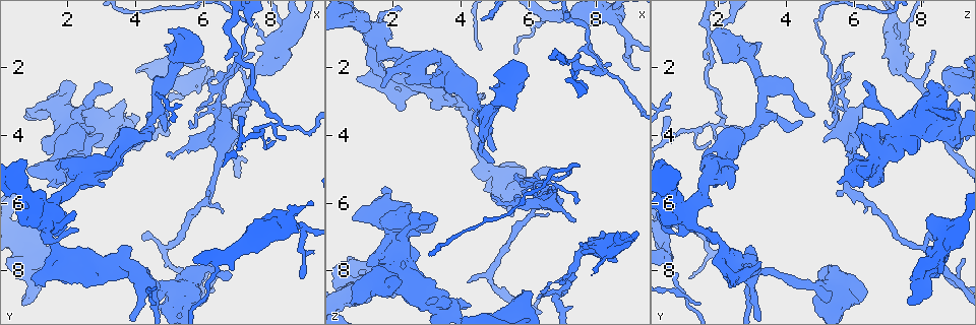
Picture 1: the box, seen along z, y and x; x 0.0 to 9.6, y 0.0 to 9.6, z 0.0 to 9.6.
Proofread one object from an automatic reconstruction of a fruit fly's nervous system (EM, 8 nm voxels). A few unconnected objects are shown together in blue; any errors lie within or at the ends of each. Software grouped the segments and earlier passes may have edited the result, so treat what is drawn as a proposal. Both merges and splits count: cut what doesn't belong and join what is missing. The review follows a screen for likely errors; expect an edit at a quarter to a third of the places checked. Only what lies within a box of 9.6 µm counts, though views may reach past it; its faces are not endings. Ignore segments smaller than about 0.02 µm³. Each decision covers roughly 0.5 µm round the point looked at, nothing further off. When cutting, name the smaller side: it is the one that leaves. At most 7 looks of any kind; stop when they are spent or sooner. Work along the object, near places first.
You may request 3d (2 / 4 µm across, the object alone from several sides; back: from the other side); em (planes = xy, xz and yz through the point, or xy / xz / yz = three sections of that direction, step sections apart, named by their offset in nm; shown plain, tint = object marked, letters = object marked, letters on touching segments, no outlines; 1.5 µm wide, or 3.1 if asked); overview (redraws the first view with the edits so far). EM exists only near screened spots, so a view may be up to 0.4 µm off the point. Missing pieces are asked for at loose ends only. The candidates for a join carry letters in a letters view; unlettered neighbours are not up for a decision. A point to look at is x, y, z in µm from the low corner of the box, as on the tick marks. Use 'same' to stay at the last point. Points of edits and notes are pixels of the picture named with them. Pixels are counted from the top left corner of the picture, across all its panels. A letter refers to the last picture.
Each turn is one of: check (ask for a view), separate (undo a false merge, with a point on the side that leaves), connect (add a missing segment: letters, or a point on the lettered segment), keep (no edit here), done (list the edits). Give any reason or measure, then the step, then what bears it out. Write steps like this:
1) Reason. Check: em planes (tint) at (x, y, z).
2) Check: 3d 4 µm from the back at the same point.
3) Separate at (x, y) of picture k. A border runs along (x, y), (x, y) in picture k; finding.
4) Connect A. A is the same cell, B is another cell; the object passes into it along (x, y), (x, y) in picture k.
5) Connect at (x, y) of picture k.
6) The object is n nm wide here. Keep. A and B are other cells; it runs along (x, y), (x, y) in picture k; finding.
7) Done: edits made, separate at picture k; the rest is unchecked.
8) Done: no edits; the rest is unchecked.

An open end. Check: em yz step 8 (tint) at (4.90, 3.50, 4.40).

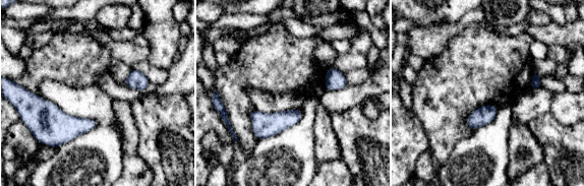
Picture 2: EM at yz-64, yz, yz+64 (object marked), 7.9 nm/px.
Another direction. Check: em xz step 8 (letters) at the same point.

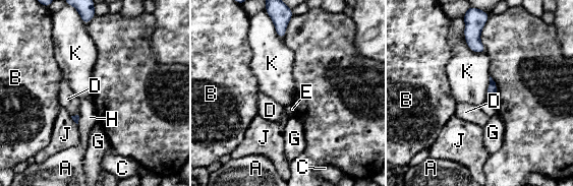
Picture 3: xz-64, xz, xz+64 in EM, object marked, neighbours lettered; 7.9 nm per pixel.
Keep. A, B, C, D, E, G, H, J and K are other cells; a border runs along (464, 24), (466, 45), (484, 53) in picture 3; none of them fits.

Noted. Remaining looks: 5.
Three arms meet. Check: em planes (plain) at (8.20, 3.55, 2.10).

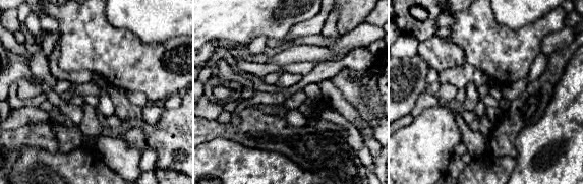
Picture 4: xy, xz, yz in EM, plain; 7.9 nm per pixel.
What lies round it. Check: em planes (letters) at the same point.

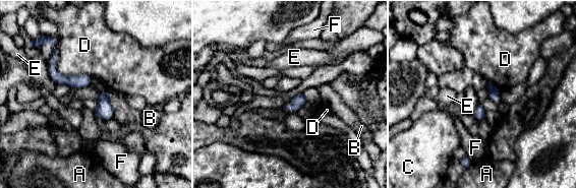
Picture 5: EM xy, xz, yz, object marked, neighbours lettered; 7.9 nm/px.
The object is 100 nm wide here; the longest contact is with D, 420 nm. Separate at (491, 86) of picture 5. A, B, C, D, E and F are other cells; two cells meet here.

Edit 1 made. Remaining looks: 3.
Redraw. Check: overview.

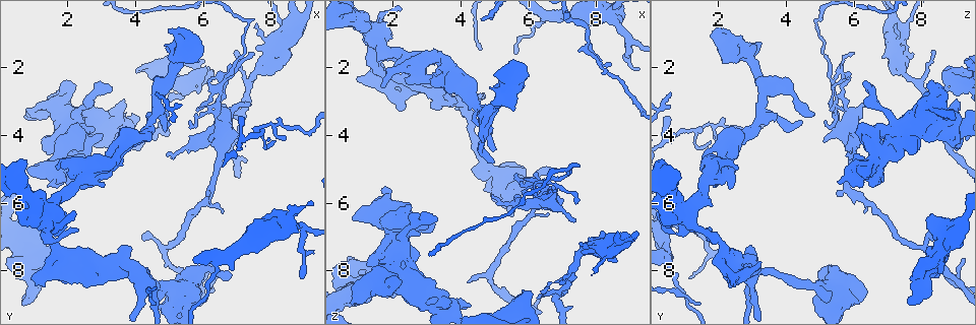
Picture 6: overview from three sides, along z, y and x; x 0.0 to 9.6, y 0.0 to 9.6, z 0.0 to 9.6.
Stops while still wide. Check: em planes (letters) at (3.10, 4.00, 6.70).

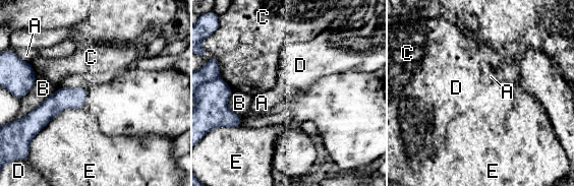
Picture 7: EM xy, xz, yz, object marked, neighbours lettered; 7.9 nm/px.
The longest contact is with E, 440 nm. Keep. A, B, C, D and E are other cells; a border runs along (81, 86), (84, 87) in picture 7; none of them fits.

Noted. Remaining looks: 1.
Done: edits made, separate at picture 5; the rest is unchecked.

